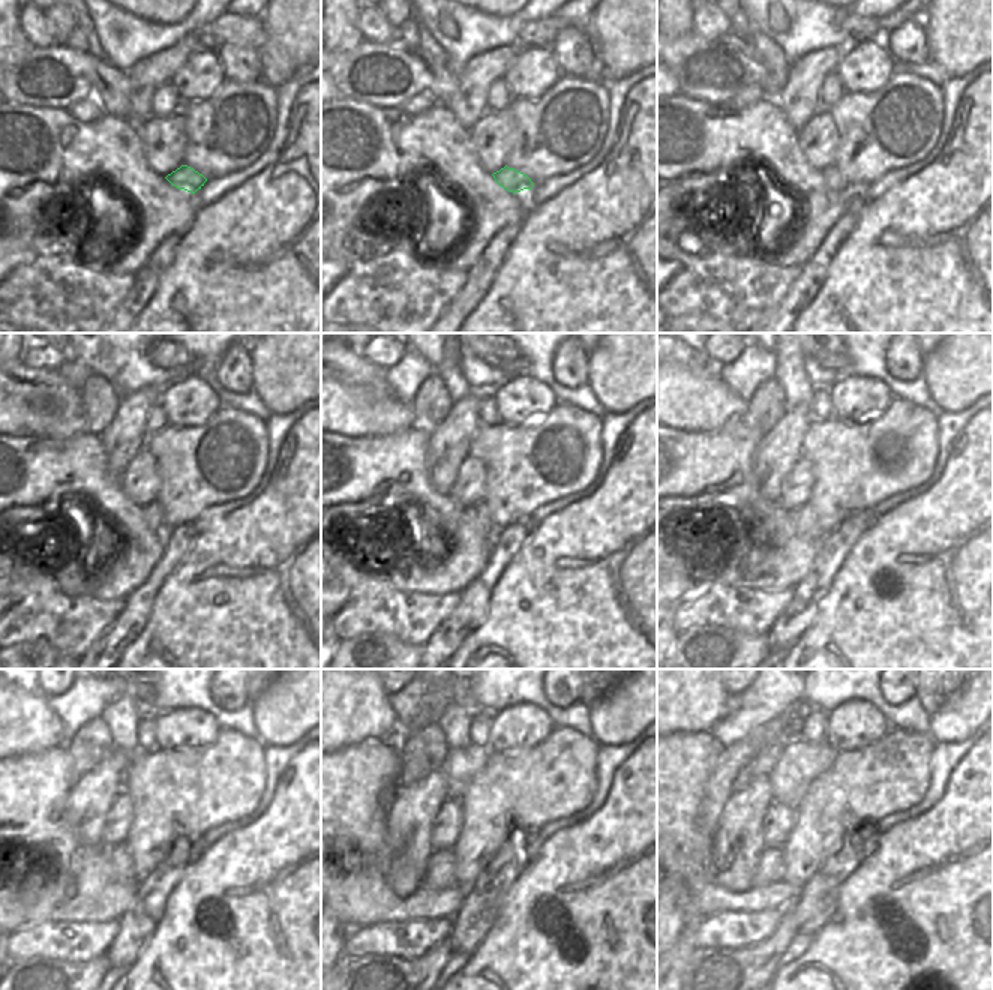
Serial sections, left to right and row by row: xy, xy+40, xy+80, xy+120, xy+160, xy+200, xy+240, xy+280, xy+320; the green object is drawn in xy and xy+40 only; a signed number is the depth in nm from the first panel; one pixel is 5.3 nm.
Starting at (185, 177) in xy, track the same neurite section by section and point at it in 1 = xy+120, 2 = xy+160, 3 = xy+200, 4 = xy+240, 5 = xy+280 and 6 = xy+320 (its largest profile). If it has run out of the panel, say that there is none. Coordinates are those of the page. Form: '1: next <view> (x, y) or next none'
1: next xy+120 (153, 513)
2: next xy+160 (480, 510)
3: next xy+200 (804, 521)
4: next xy+240 (119, 857)
5: next xy+280 (440, 872)
6: next xy+320 (770, 869)

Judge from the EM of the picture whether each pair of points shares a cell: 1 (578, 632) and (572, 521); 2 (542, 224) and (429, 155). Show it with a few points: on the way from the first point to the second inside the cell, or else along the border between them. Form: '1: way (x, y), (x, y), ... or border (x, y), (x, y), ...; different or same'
1: way (578, 605), (575, 588), (552, 564), (564, 548); same
2: border (525, 213), (519, 225); different

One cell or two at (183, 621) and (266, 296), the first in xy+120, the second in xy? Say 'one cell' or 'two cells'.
one cell

